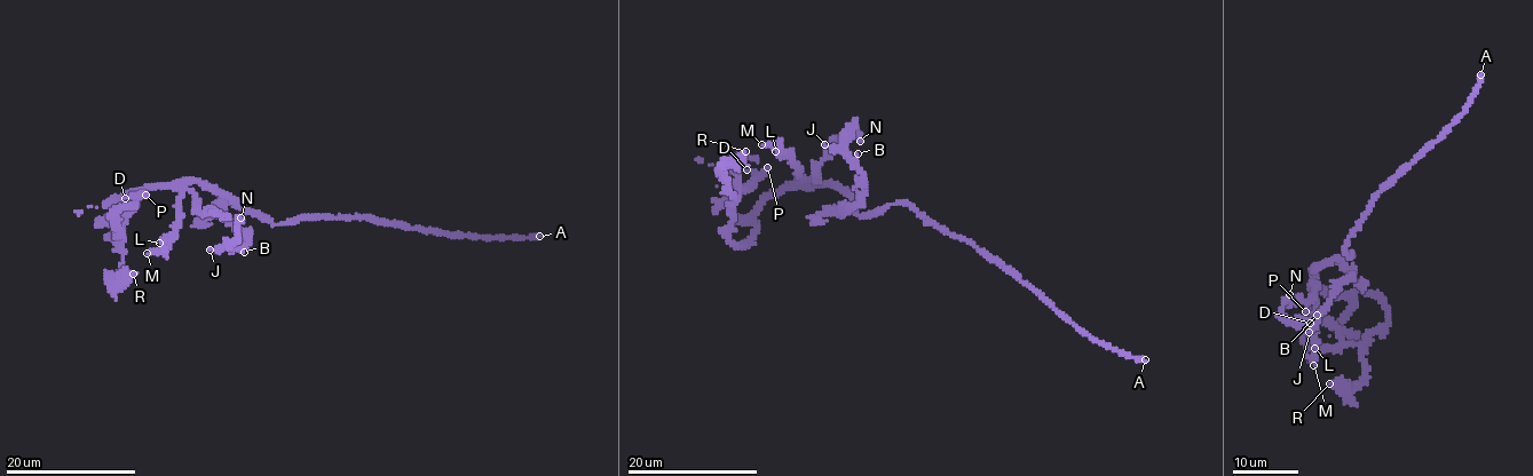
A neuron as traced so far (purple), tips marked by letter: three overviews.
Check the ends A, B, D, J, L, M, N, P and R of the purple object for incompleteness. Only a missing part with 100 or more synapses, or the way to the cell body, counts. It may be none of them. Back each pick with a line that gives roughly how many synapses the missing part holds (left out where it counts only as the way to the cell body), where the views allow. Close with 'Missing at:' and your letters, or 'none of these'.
A: 350 synapses
Missing at: A

